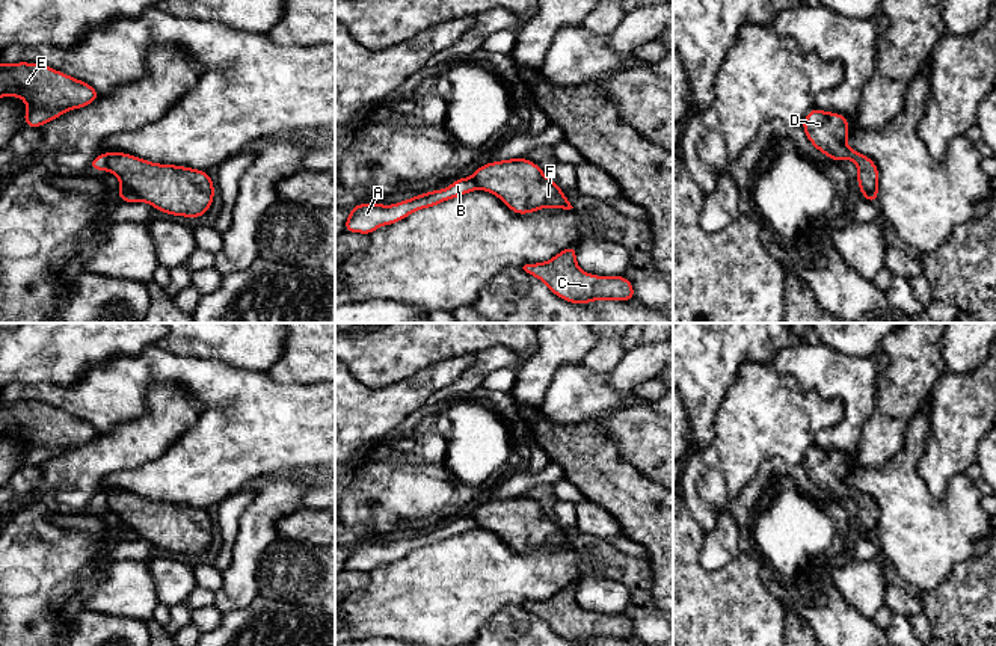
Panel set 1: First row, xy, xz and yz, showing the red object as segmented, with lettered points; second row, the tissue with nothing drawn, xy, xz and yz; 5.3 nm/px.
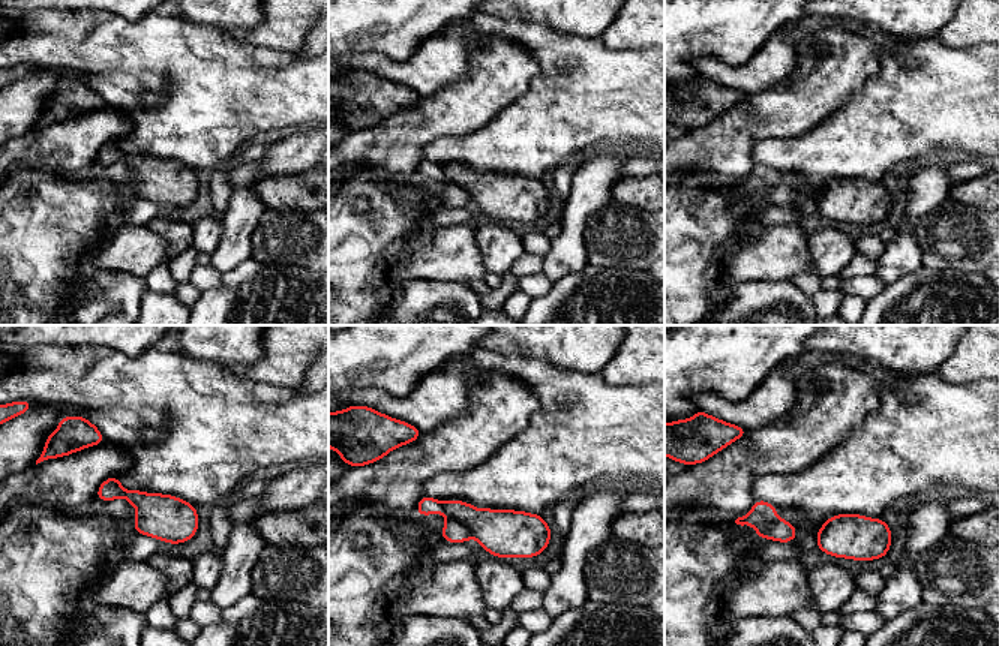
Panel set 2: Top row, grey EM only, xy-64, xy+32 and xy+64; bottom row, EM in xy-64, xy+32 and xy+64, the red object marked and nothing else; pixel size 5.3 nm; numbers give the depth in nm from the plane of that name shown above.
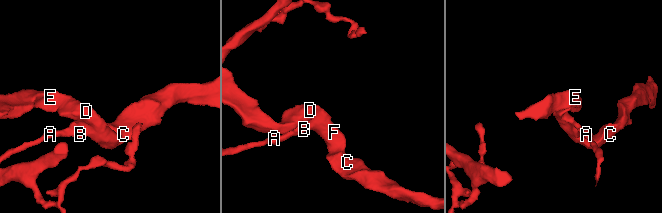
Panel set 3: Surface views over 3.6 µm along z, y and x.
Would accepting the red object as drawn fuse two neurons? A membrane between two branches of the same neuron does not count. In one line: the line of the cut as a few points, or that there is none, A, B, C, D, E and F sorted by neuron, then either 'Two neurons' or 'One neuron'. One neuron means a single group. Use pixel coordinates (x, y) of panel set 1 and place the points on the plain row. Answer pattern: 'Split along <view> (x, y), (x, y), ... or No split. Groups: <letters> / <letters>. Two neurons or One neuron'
Split along xy (121, 519), (132, 526), (139, 536). Groups: A B / C D E F. Two neurons

